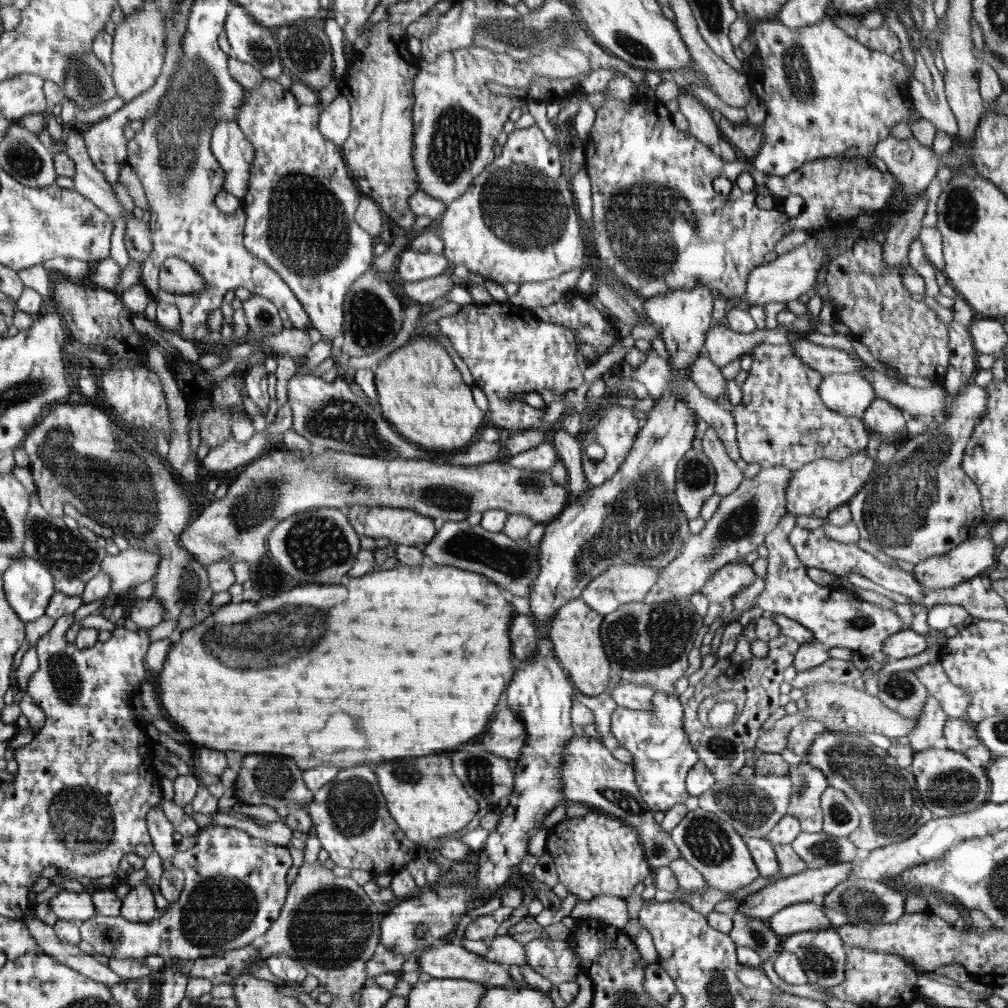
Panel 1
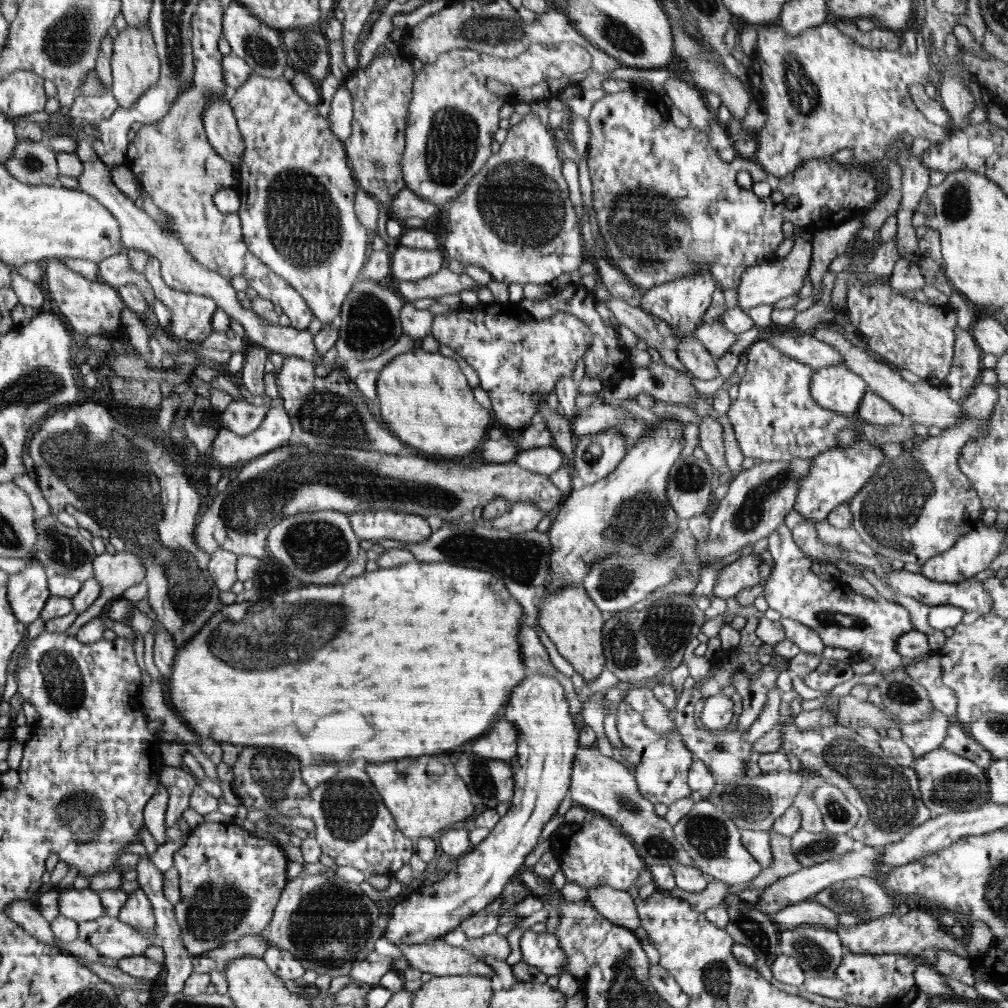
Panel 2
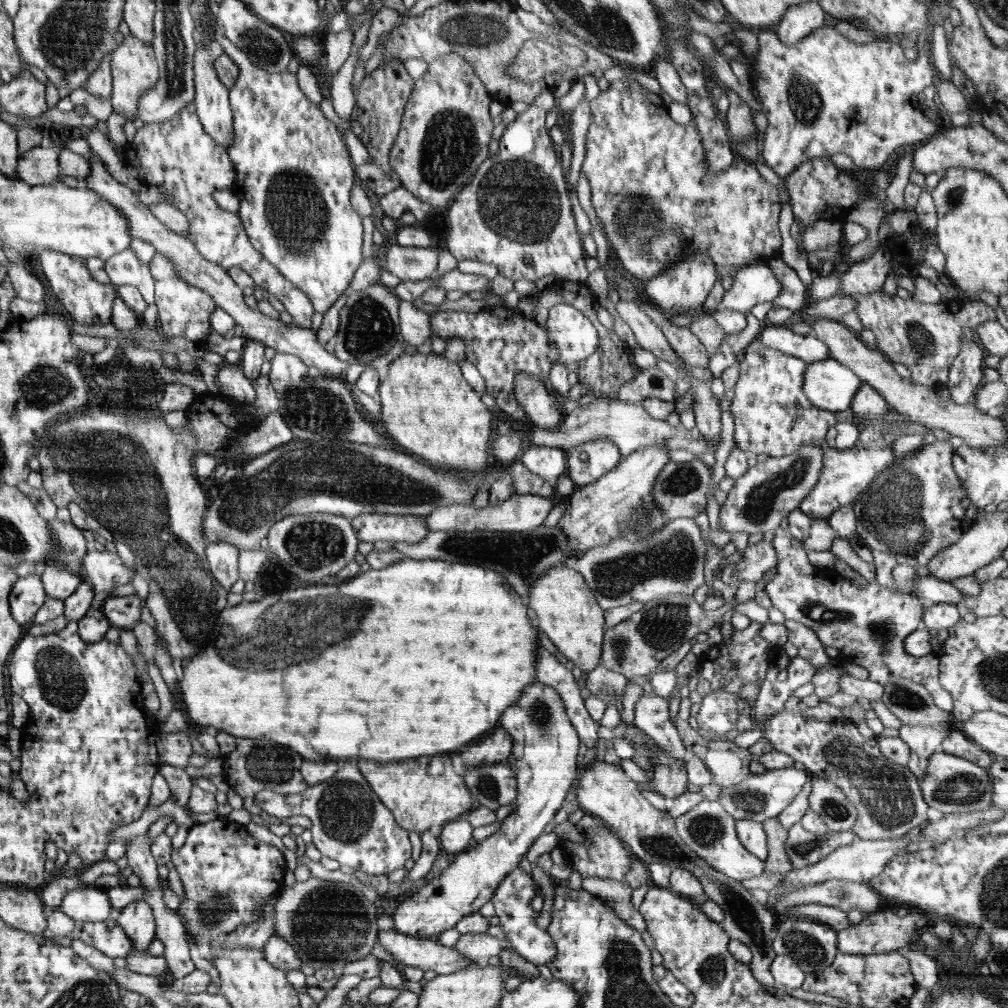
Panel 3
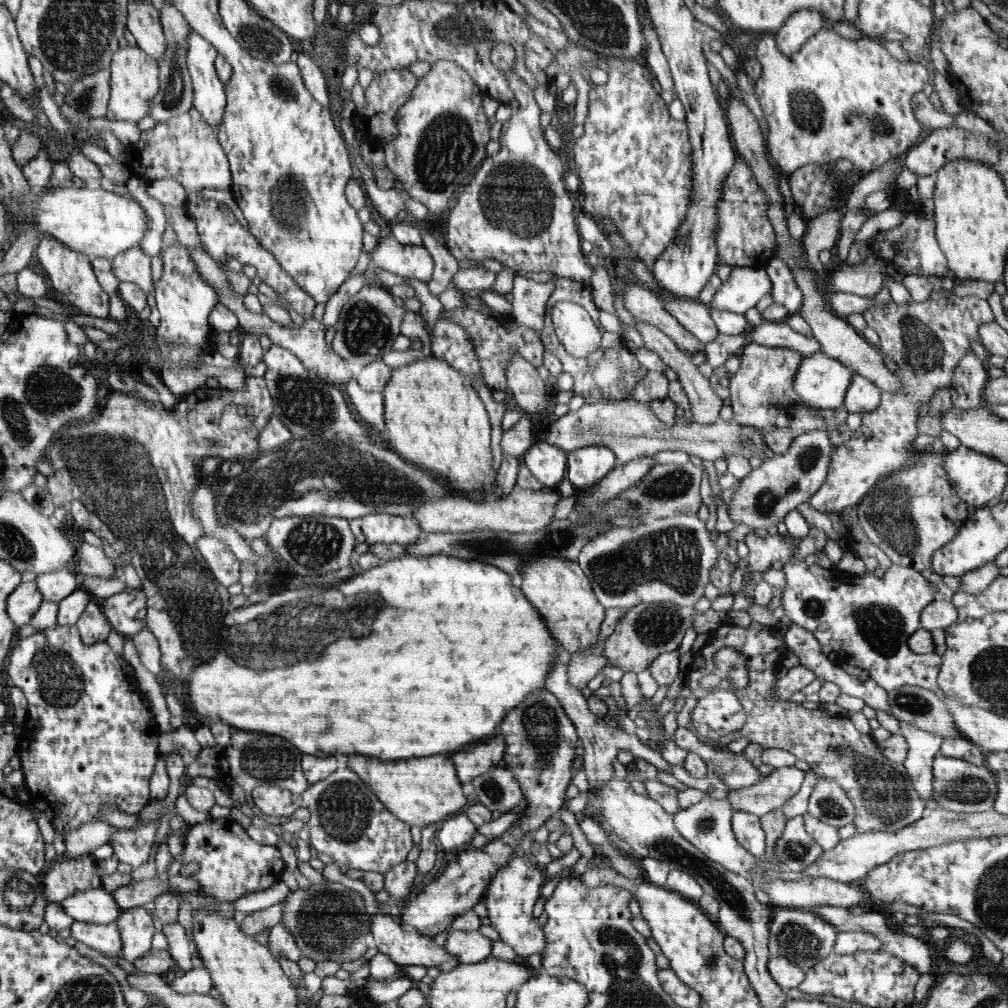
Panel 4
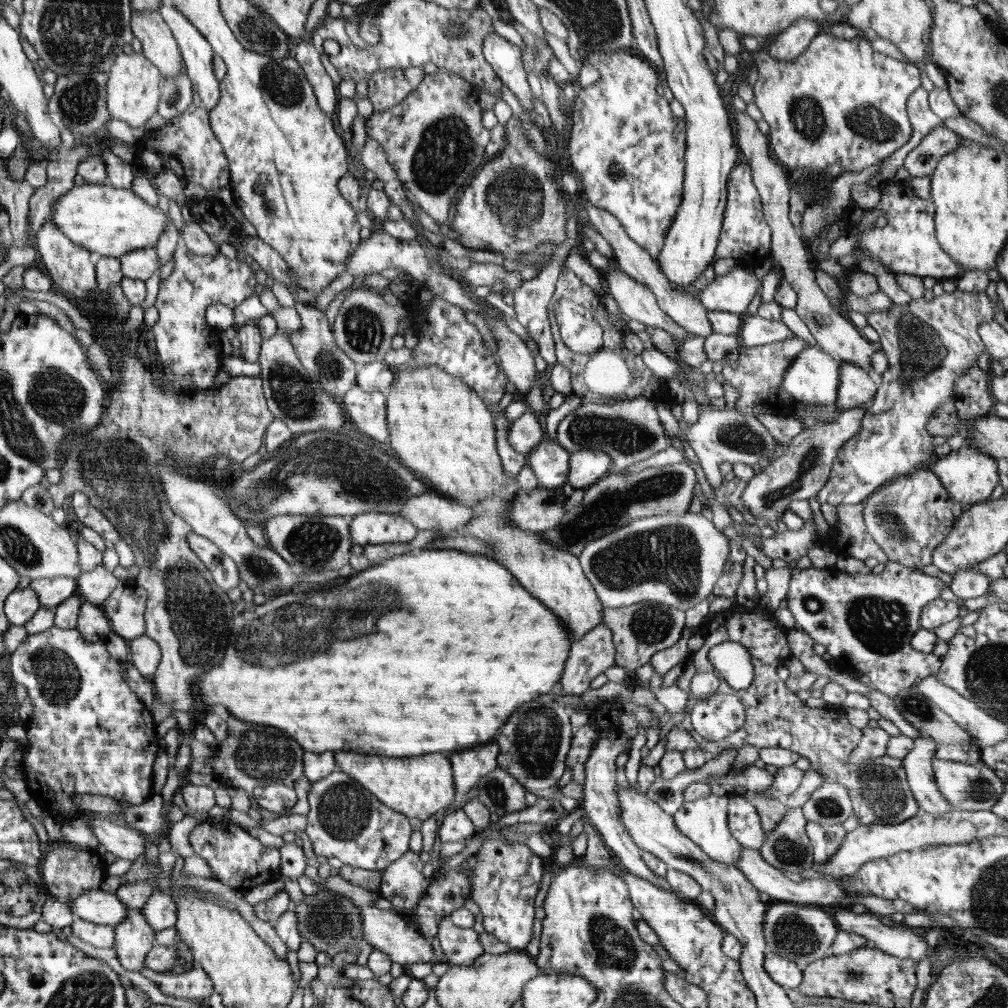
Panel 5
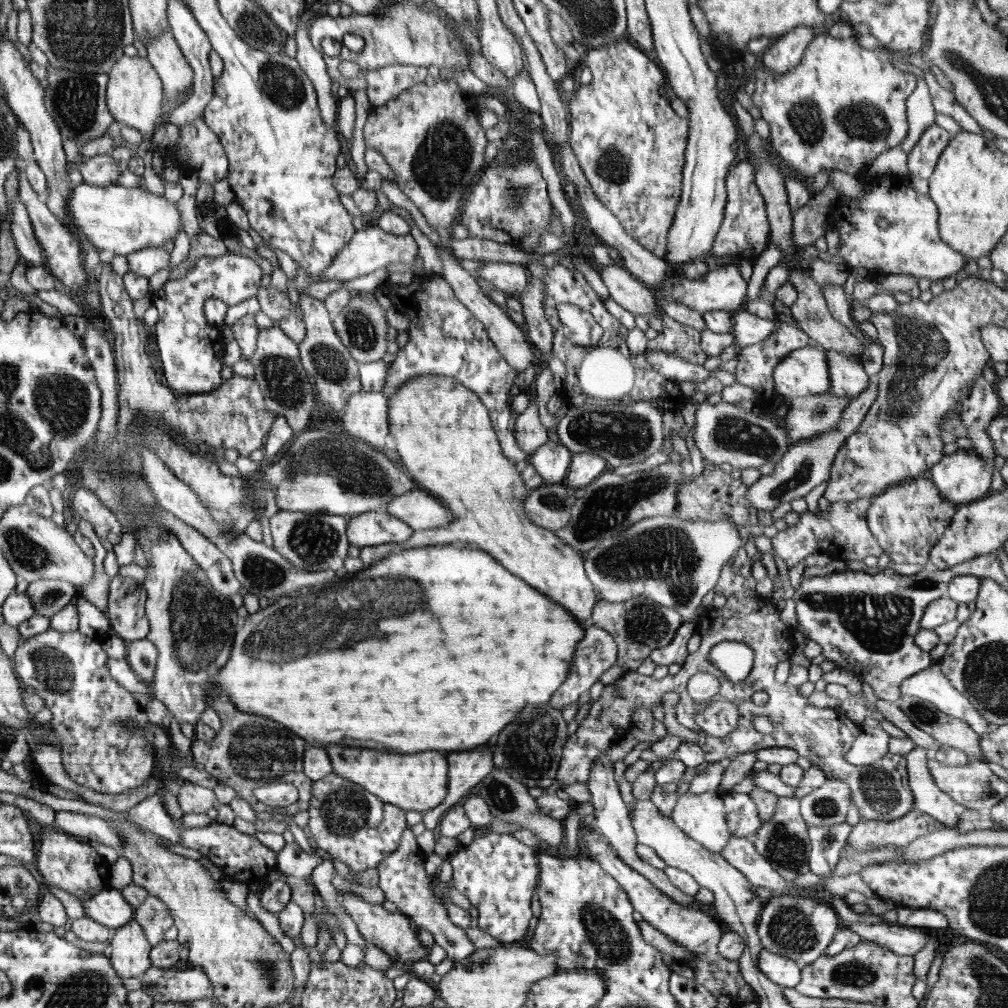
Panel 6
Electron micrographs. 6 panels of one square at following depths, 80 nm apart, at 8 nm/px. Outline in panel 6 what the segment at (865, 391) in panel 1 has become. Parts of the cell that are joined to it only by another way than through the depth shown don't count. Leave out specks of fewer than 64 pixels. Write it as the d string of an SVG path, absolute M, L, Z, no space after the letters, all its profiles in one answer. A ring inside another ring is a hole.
M820 346L793 350L773 369L775 391L784 399L830 391L828 361Z

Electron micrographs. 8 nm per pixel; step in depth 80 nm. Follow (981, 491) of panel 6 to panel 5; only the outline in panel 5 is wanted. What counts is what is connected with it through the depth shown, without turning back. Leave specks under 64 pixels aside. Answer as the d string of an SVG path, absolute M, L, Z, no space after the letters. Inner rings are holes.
M964 444L957 451L951 450L951 453L937 459L930 467L948 490L950 497L964 507L987 501L991 498L994 487L1000 483L996 460L980 458L979 453L971 450L969 444Z

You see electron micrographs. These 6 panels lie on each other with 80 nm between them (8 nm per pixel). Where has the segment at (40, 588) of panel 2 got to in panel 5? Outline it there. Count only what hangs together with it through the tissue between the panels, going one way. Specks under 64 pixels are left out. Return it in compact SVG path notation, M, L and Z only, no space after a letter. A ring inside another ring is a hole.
M30 587L17 589L5 600L5 615L9 622L22 626L29 622L41 607L40 597Z

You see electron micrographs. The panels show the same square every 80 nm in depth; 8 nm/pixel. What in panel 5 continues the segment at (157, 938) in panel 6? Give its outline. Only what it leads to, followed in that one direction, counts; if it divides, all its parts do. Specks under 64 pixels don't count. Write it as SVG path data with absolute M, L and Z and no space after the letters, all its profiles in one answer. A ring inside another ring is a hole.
M156 889L144 904L141 913L149 921L153 932L160 932L164 928L172 928L177 921L177 906L173 903L170 895Z

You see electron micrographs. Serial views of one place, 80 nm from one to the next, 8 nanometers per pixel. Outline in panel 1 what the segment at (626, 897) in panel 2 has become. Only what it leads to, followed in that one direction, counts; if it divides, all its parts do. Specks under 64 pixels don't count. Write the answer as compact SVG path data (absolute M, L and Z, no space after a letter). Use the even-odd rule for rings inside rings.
M593 896L588 902L578 901L571 911L570 919L594 917L622 930L630 922L626 904L626 899L619 896Z

